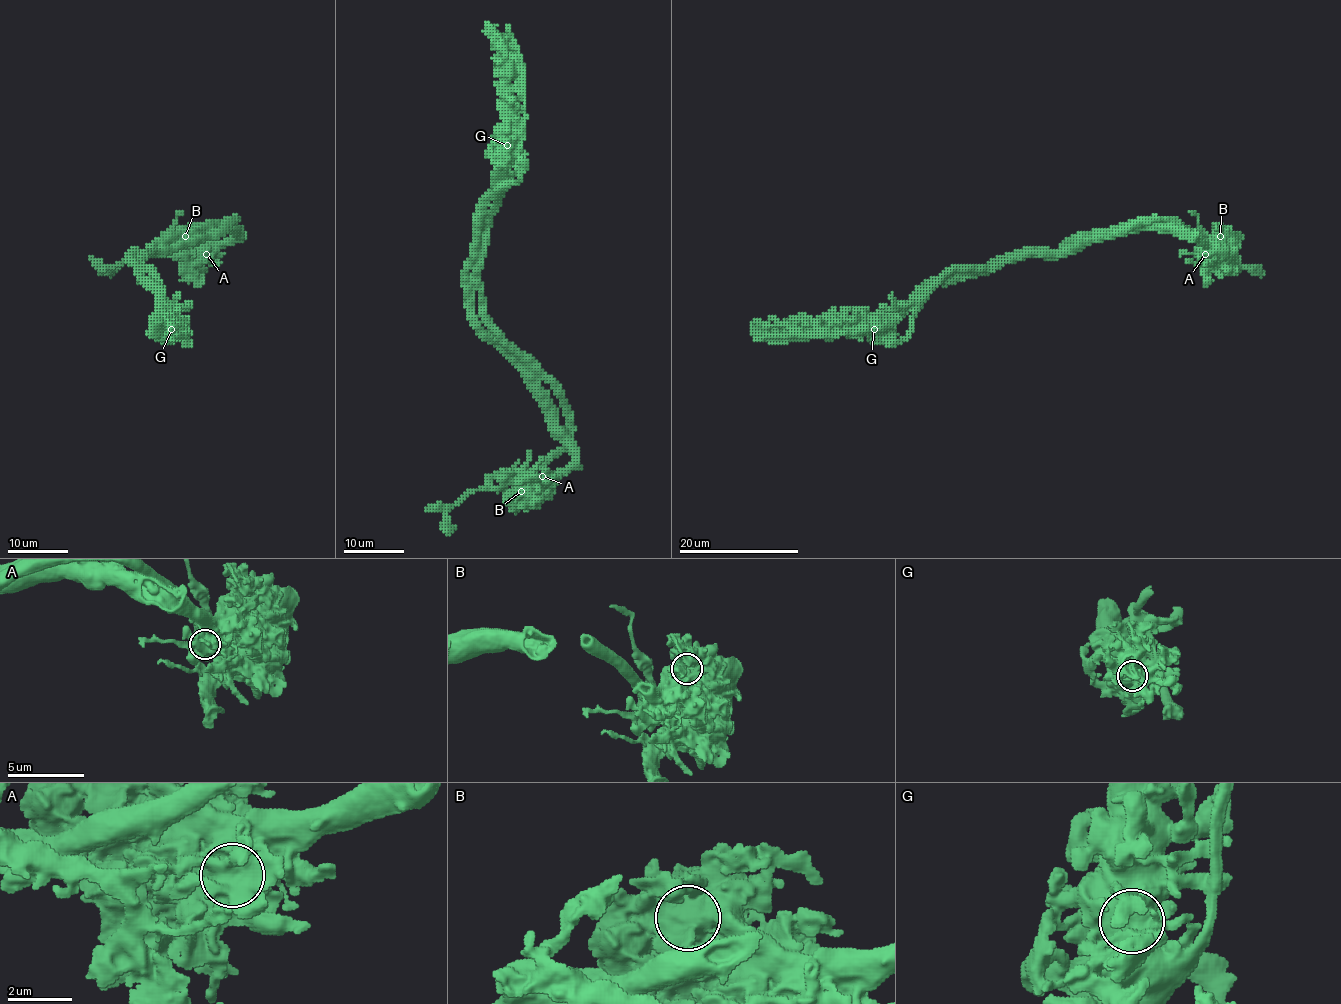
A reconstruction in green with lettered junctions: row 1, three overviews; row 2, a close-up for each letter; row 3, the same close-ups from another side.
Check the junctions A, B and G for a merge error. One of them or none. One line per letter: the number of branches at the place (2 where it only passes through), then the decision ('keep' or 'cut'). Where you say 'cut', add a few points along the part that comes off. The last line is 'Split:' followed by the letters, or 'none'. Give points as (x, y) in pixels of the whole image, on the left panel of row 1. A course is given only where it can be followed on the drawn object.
A: 3 | keep
B: 4 | keep
G: 4 | cut | (171, 329), (170, 304), (143, 260), (212, 238), (233, 221), (194, 242), (131, 257), (119, 265)
Split: G

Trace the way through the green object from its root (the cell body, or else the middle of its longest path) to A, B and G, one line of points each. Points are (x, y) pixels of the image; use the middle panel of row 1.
A: (489, 318), (527, 365), (531, 390), (572, 456), (560, 471), (542, 476)
B: (489, 318), (527, 365), (531, 390), (572, 456), (564, 468), (521, 491)
G: (489, 318), (479, 278), (483, 222), (495, 200), (495, 167), (507, 144)

